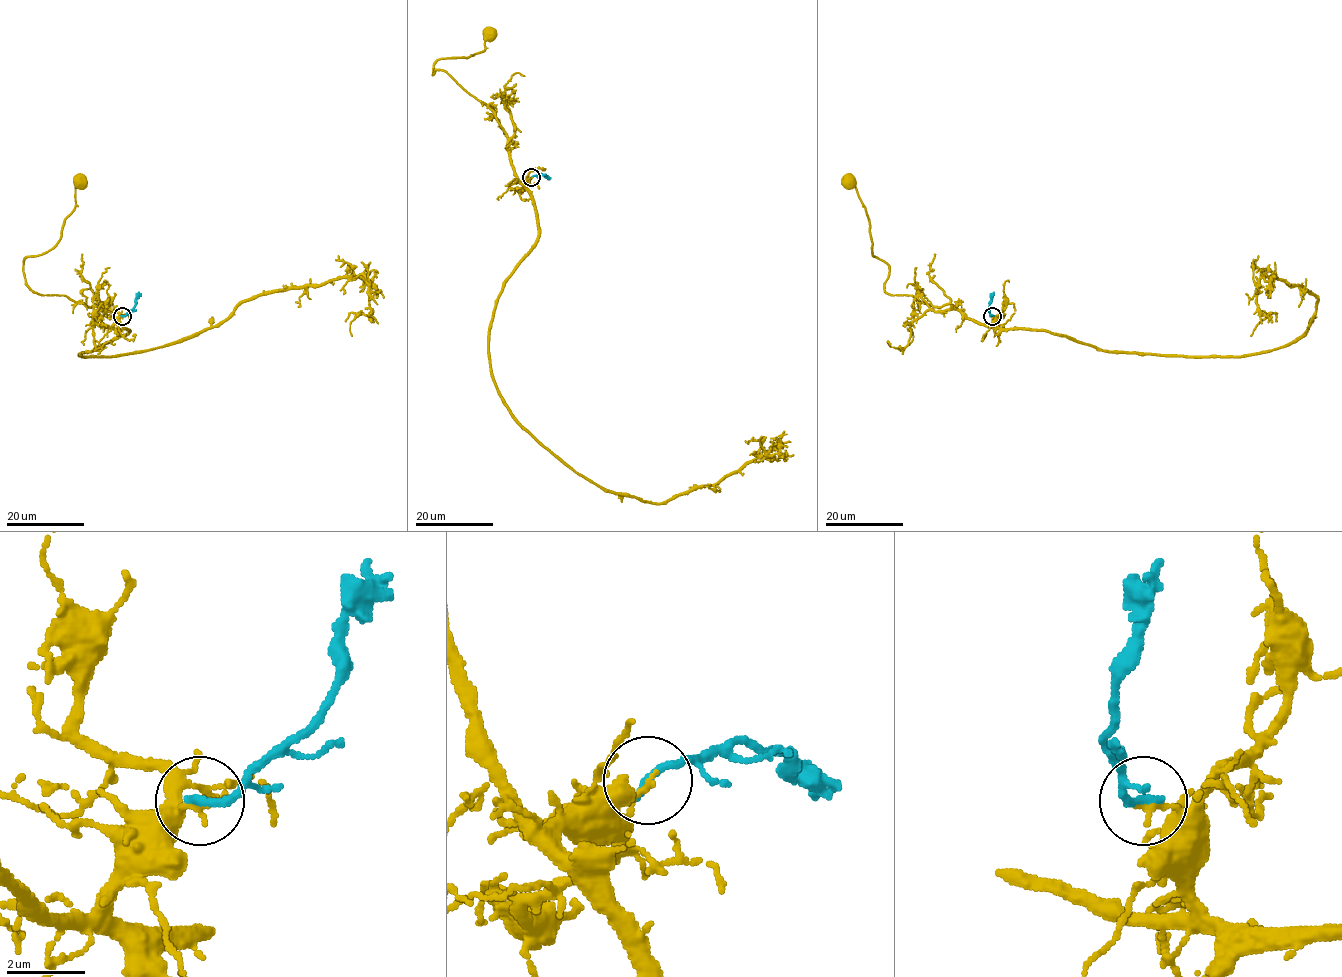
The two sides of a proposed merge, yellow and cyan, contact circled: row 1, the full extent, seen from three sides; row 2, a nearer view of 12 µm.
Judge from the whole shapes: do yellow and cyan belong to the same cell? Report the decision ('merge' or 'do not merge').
do not merge

